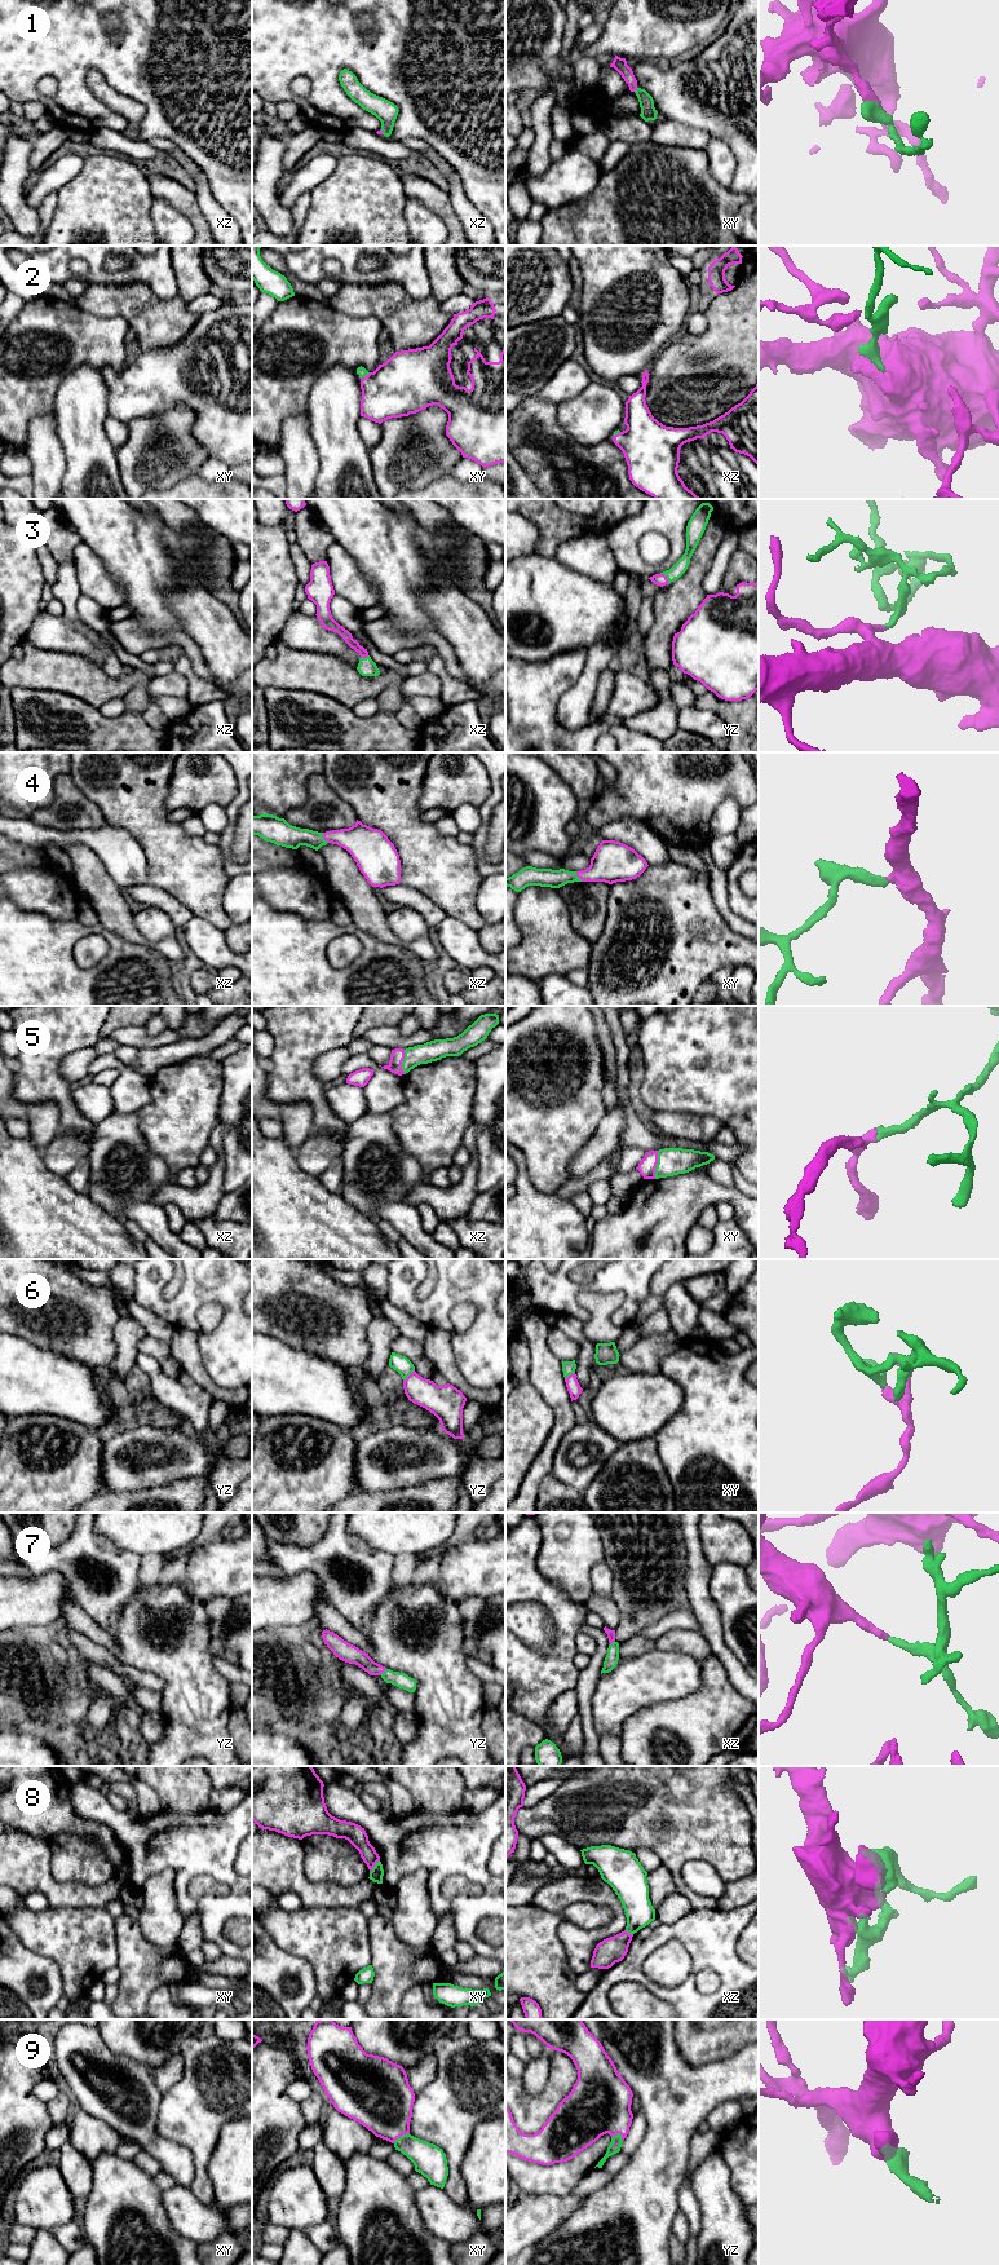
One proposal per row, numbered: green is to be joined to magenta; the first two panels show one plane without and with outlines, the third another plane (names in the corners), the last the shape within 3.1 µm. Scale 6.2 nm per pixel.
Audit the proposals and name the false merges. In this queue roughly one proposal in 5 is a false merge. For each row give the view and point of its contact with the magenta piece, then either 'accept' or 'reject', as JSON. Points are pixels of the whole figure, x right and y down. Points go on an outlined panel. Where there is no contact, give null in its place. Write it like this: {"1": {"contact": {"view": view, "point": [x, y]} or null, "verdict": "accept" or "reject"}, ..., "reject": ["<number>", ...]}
{"1": {"contact": {"view": "xy", "point": [635, 91]}, "verdict": "accept"}, "2": {"contact": {"view": "xy", "point": [365, 376]}, "verdict": "accept"}, "3": {"contact": {"view": "yz", "point": [666, 577]}, "verdict": "accept"}, "4": {"contact": {"view": "xz", "point": [323, 838]}, "verdict": "accept"}, "5": {"contact": {"view": "xy", "point": [655, 1165]}, "verdict": "accept"}, "6": {"contact": {"view": "yz", "point": [410, 1374]}, "verdict": "accept"}, "7": {"contact": {"view": "yz", "point": [383, 1672]}, "verdict": "accept"}, "8": {"contact": {"view": "xy", "point": [374, 1866]}, "verdict": "reject"}, "9": {"contact": {"view": "xy", "point": [401, 2135]}, "verdict": "accept"}, "reject": ["8"]}

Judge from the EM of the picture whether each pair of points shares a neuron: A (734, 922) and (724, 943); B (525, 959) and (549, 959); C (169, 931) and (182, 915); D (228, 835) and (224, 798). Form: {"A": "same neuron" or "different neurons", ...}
{"A": "different neurons", "B": "same neuron", "C": "different neurons", "D": "different neurons"}

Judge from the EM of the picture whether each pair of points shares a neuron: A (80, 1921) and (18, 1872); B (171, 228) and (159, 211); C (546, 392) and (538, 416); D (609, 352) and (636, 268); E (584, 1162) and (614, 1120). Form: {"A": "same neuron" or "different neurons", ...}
{"A": "different neurons", "B": "same neuron", "C": "different neurons", "D": "same neuron", "E": "same neuron"}

